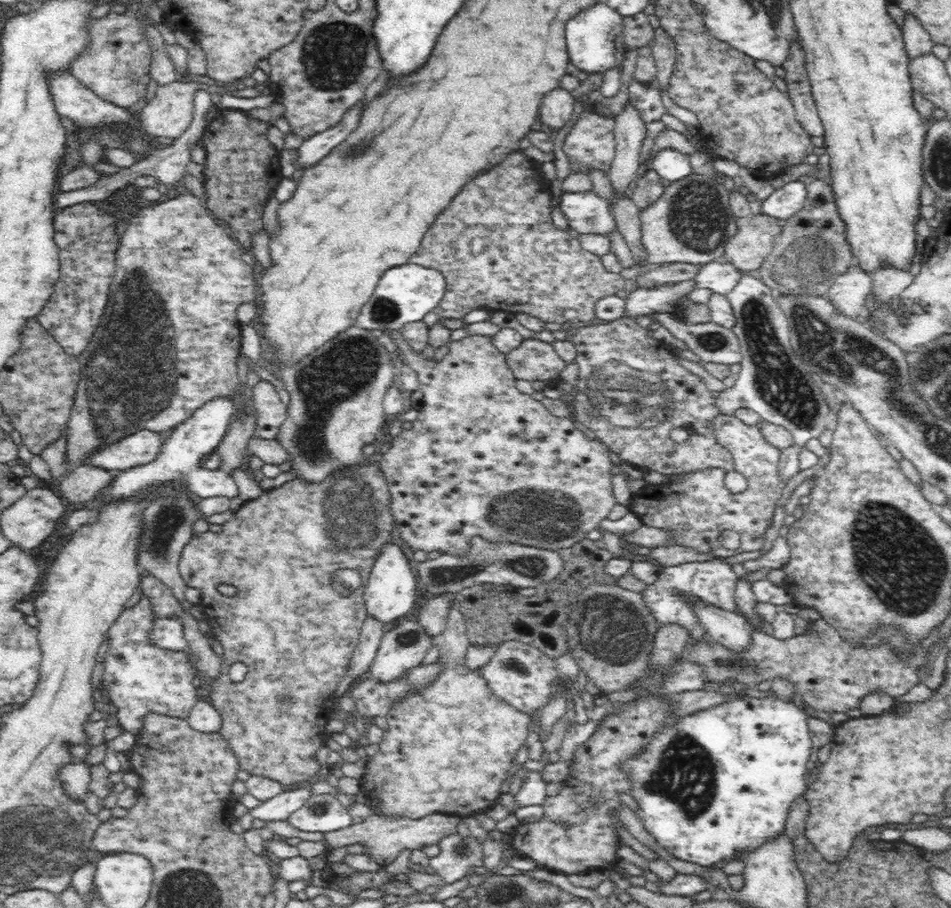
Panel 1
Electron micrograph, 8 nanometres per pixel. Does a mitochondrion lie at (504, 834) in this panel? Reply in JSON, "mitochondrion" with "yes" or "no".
{"mitochondrion":"no"}

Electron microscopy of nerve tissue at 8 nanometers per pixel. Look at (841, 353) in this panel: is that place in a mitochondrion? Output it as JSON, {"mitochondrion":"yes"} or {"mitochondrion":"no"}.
{"mitochondrion":"yes"}

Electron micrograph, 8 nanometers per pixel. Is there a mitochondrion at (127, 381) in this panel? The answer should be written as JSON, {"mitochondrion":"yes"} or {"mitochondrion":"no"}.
{"mitochondrion":"yes"}

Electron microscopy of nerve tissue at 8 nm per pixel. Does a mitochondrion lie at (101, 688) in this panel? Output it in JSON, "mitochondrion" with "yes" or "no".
{"mitochondrion":"no"}

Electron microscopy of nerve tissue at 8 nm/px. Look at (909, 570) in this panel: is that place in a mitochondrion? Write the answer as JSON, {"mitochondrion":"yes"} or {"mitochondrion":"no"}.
{"mitochondrion":"yes"}

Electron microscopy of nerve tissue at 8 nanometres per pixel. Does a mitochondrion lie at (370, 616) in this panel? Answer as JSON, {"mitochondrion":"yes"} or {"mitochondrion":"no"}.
{"mitochondrion":"no"}

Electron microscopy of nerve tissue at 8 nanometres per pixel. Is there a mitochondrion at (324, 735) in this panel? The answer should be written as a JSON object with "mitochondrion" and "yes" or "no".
{"mitochondrion":"no"}

